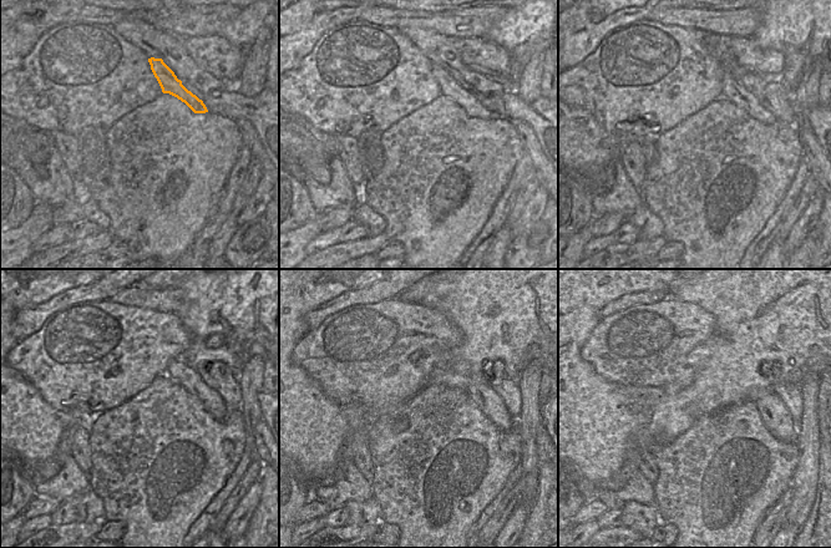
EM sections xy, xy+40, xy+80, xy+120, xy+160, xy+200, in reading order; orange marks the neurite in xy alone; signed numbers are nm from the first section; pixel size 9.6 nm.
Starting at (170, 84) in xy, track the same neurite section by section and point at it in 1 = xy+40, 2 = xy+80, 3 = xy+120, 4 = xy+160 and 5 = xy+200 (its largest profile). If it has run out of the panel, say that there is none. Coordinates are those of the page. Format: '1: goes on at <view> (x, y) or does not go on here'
1: goes on at xy+40 (450, 87)
2: goes on at xy+80 (731, 89)
3: goes on at xy+120 (188, 379)
4: goes on at xy+160 (490, 404)
5: goes on at xy+200 (775, 416)

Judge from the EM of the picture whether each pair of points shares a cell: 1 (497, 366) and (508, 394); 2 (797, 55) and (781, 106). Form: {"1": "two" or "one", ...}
{"1": "one", "2": "two"}

